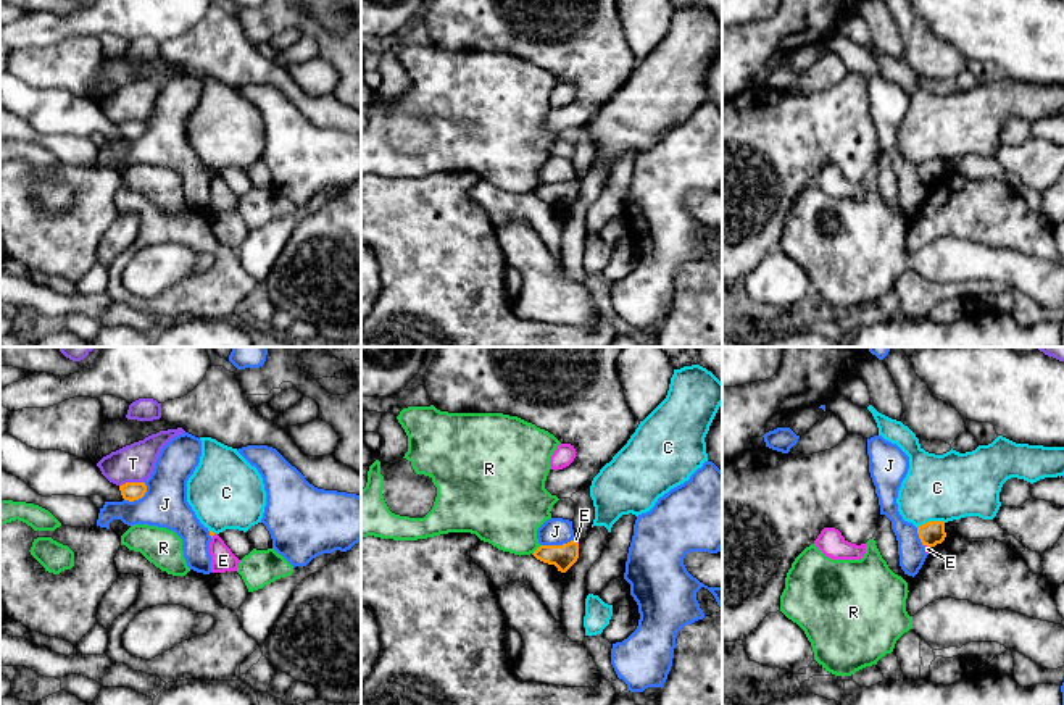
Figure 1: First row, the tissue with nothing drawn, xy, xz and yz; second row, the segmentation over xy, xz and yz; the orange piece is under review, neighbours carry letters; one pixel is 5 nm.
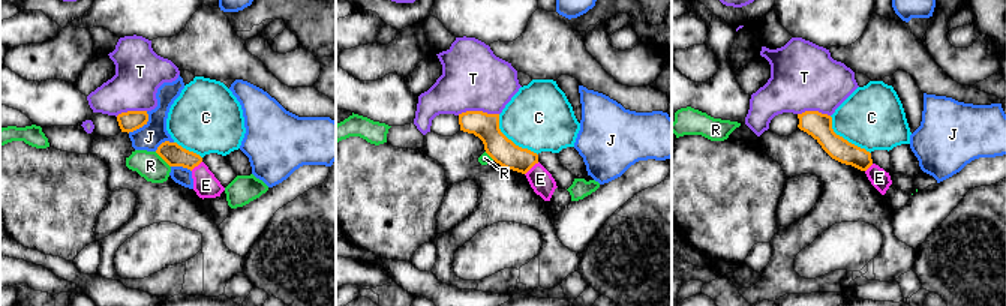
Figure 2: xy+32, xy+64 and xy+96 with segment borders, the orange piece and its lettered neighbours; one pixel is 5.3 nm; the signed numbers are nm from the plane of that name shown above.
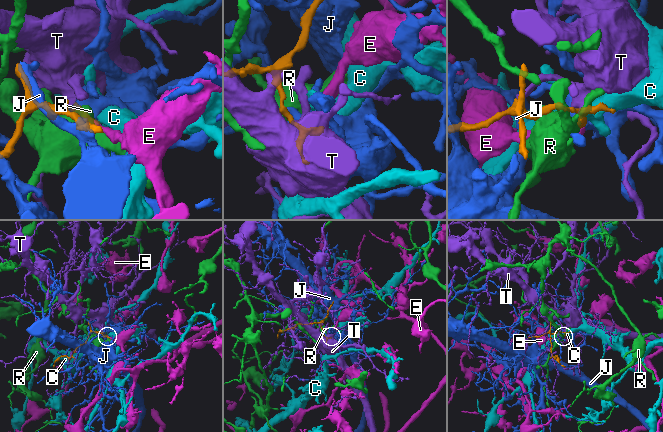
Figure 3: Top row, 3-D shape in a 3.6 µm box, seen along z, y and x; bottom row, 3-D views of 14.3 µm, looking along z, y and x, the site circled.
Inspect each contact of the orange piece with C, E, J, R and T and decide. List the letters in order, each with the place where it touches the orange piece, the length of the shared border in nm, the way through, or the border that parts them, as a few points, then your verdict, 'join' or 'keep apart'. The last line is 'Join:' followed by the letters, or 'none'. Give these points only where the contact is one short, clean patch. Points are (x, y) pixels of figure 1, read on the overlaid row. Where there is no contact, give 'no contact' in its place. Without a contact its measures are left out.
C: yz (930, 521) | 140 nm | keep apart
E: yz (927, 546) | 40 nm | along yz (924, 544), (930, 547) | keep apart
J: xy (139, 497) | 140 nm | keep apart
R: xz (536, 550) | 60 nm | keep apart
T: xy (131, 483) | 120 nm | keep apart
Join: none

